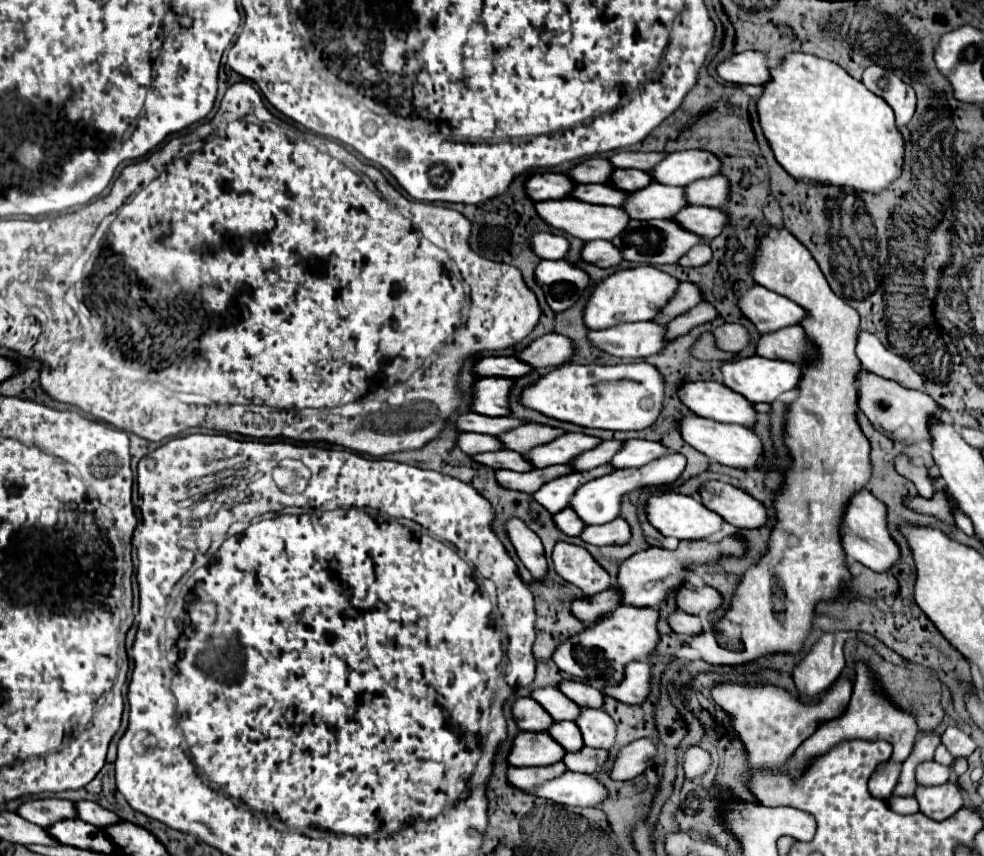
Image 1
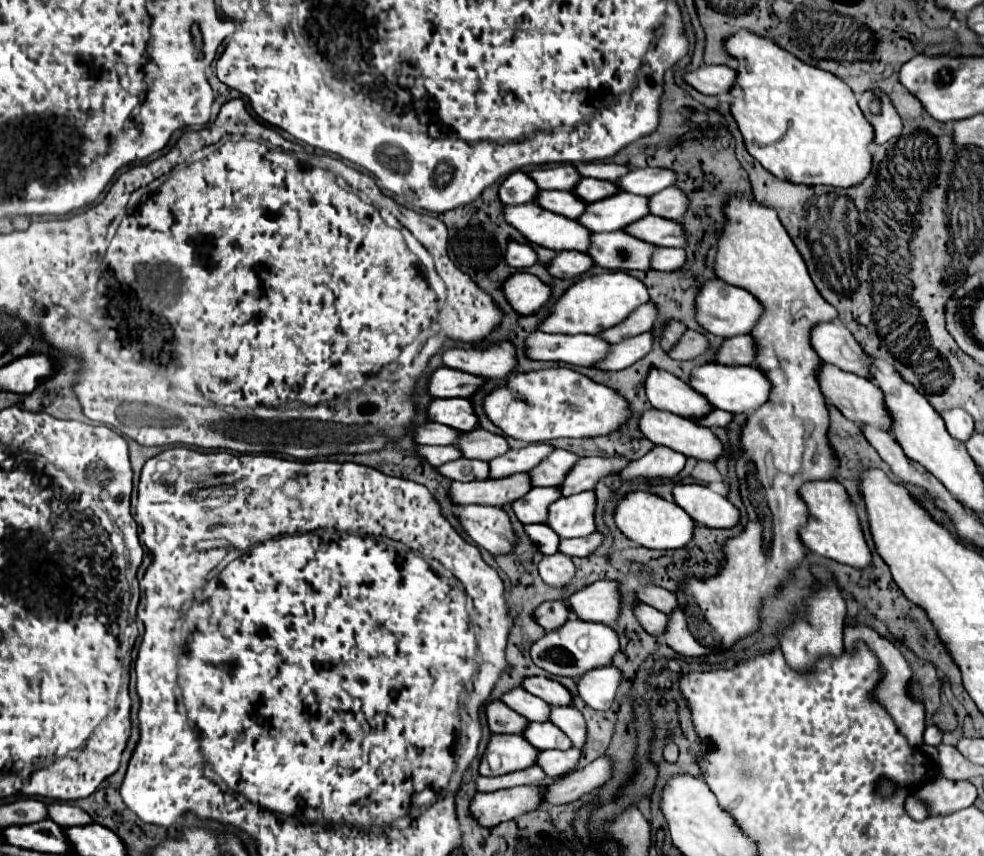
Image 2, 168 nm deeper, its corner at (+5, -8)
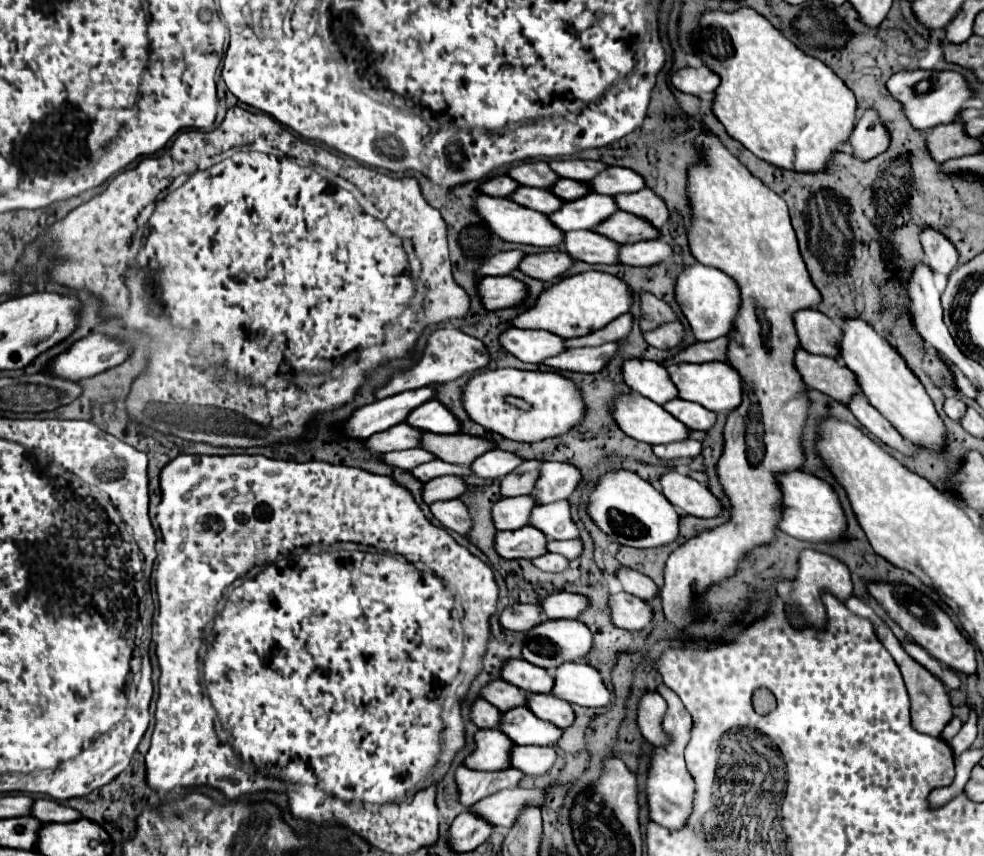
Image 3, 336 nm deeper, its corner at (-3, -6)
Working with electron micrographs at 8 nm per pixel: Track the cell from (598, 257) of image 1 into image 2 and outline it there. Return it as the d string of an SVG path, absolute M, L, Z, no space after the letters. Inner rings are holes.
M558 252L548 264L548 272L556 278L578 278L592 266L590 256L584 252Z

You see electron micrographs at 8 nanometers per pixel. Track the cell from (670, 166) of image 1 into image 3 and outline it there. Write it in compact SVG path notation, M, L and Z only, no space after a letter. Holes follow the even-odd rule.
M608 168L602 174L598 174L594 180L590 180L590 188L594 192L608 196L638 192L644 186L646 186L644 176L630 168Z

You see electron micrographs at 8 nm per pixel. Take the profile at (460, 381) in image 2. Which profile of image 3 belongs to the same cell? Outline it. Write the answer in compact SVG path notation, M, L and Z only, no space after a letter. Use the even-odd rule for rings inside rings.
M430 384L418 390L406 390L392 398L376 400L374 404L358 408L352 414L352 418L344 424L344 434L356 438L370 438L380 430L404 422L412 408L428 402L430 398L436 398L436 394L438 394L438 384Z

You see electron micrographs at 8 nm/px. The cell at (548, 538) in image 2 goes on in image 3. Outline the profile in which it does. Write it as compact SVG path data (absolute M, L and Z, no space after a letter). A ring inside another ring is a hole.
M532 526L496 534L496 552L502 558L536 558L546 554L546 544L546 536Z

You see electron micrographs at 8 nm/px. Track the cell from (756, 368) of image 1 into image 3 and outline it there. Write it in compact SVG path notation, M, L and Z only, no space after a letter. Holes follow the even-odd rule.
M706 362L706 364L682 364L678 372L672 374L672 382L678 386L680 398L696 402L712 412L732 412L742 402L742 376L730 368L726 362Z

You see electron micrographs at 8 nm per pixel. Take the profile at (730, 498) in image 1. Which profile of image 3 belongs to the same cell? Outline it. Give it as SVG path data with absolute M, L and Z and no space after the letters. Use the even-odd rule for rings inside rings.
M666 472L658 480L658 488L678 510L690 516L714 518L724 510L722 502L708 490L708 486L678 472Z

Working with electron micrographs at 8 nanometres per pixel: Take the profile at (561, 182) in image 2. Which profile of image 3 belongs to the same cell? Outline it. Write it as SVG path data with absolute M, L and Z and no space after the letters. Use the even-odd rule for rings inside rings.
M542 160L514 166L508 174L514 180L518 180L518 184L522 184L522 186L536 186L536 188L550 188L558 180L558 176L552 172L552 168L546 162L542 162Z

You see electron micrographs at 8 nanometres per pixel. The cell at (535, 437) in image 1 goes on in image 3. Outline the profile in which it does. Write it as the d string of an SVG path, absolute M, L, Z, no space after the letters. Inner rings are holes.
M426 432L426 436L422 436L422 448L436 454L444 462L468 466L478 456L482 456L482 452L494 450L496 446L488 438L472 436L464 432L450 434L450 436L438 436L438 434Z

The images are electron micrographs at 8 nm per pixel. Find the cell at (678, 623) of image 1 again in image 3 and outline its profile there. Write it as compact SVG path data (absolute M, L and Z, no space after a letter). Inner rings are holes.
M626 592L610 596L610 608L612 608L612 622L618 628L644 630L650 628L654 620L654 612L650 604Z

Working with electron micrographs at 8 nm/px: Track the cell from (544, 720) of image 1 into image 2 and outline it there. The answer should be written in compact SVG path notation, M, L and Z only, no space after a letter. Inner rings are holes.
M494 700L486 704L486 722L494 734L520 734L526 718L514 714L514 710L504 706L500 700Z

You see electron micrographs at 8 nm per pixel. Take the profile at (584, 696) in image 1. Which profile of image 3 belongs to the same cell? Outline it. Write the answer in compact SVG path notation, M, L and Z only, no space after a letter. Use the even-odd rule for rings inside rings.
M508 660L502 668L502 678L532 694L550 694L554 688L554 678L544 668L538 668L526 660Z

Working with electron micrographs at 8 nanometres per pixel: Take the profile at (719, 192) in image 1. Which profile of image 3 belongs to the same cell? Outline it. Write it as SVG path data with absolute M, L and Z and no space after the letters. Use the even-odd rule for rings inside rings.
M644 188L640 192L632 192L632 194L618 194L616 204L620 210L626 210L630 214L646 218L656 228L662 228L670 216L666 202L662 198L658 198L658 194L650 188Z

